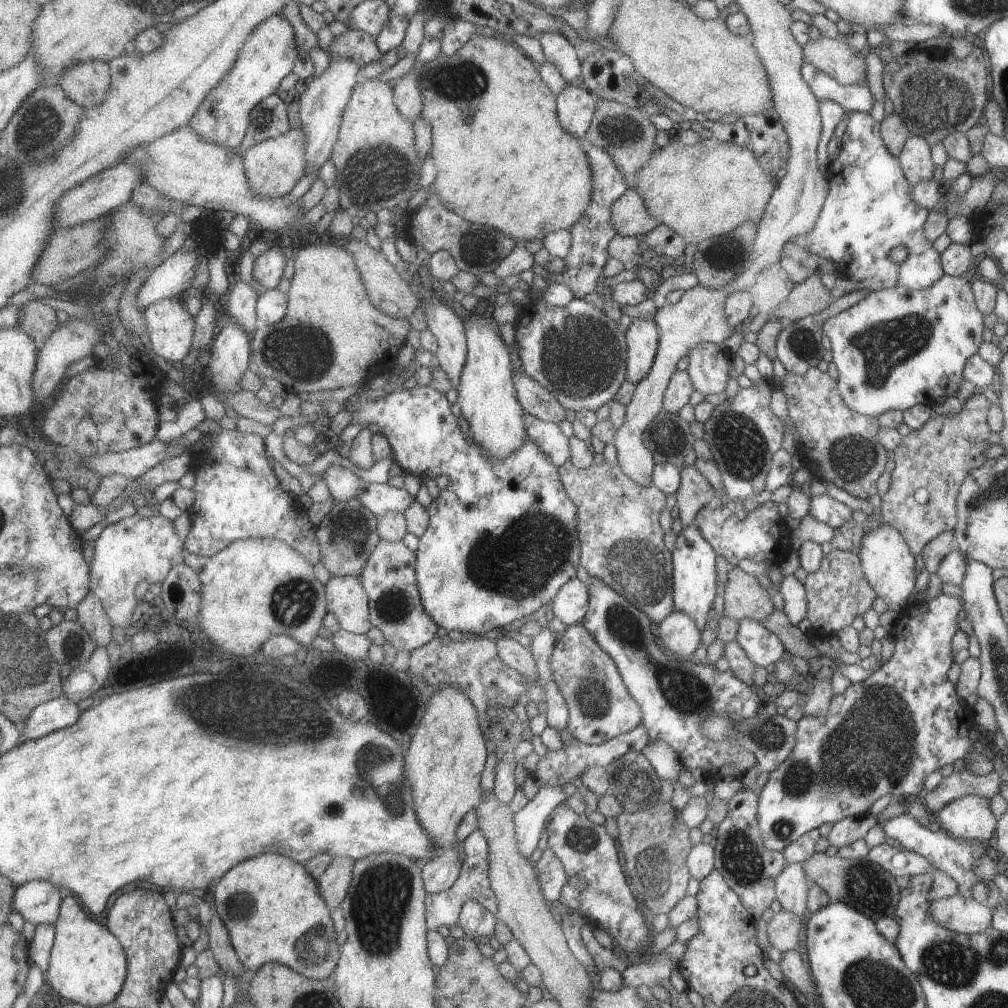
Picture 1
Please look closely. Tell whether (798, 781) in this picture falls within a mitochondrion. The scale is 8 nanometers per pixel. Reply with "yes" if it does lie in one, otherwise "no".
yes

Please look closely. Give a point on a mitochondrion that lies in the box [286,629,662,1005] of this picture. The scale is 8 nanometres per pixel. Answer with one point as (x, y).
(382, 894)

